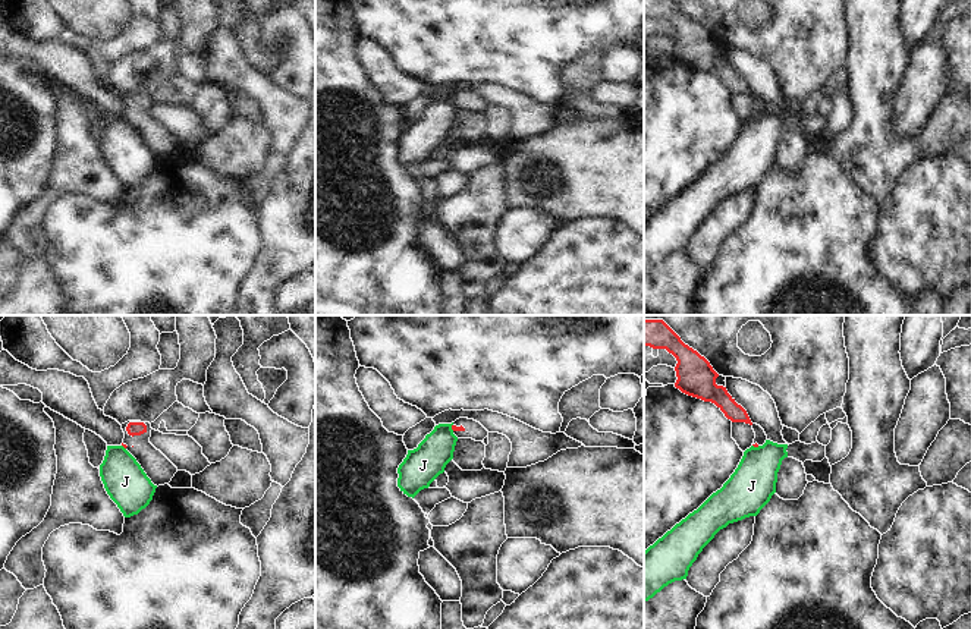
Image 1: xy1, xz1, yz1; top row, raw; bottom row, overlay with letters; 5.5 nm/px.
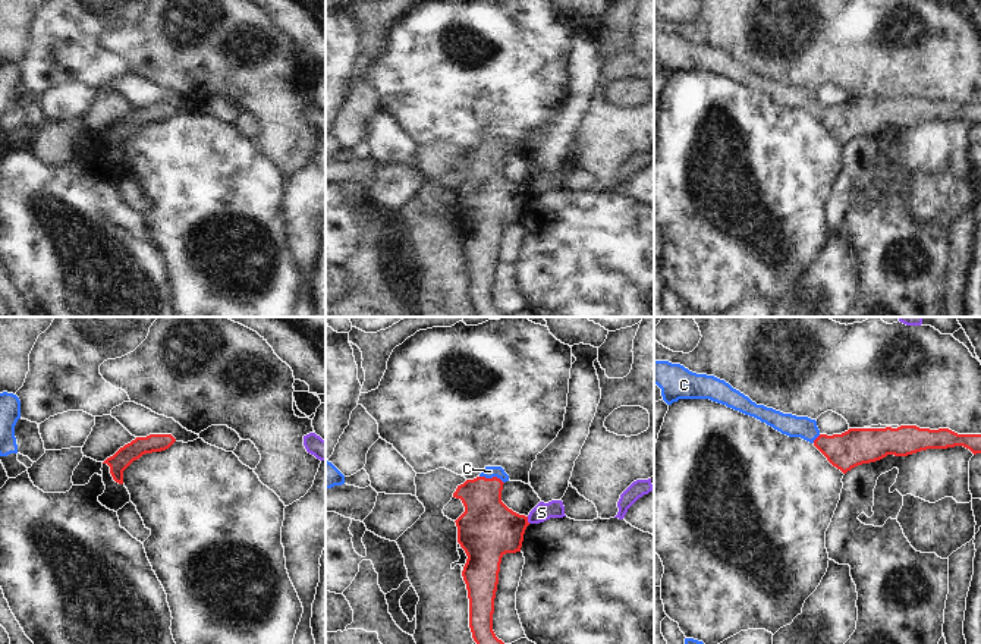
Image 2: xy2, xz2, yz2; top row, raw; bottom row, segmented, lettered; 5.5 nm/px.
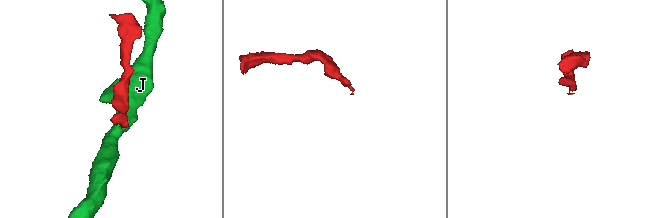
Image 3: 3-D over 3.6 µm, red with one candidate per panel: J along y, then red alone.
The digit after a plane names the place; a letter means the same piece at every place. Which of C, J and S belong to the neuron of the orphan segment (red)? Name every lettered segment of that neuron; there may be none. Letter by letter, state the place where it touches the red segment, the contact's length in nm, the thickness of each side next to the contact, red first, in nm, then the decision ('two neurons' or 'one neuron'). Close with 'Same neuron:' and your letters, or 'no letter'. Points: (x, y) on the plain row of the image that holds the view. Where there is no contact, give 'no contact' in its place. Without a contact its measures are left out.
C: meets red in xz2 at (493, 148); contact 140 nm long; 280 nm thick on the red side, 60 nm on the other; one neuron
J: meets red in xz1 at (452, 98); contact 40 nm long; 30 nm thick on the red side, 200 nm on the other; two neurons
S: meets red in xz2 at (527, 191); contact 40 nm long; 320 nm thick on the red side, 100 nm on the other; two neurons
Same neuron: C

